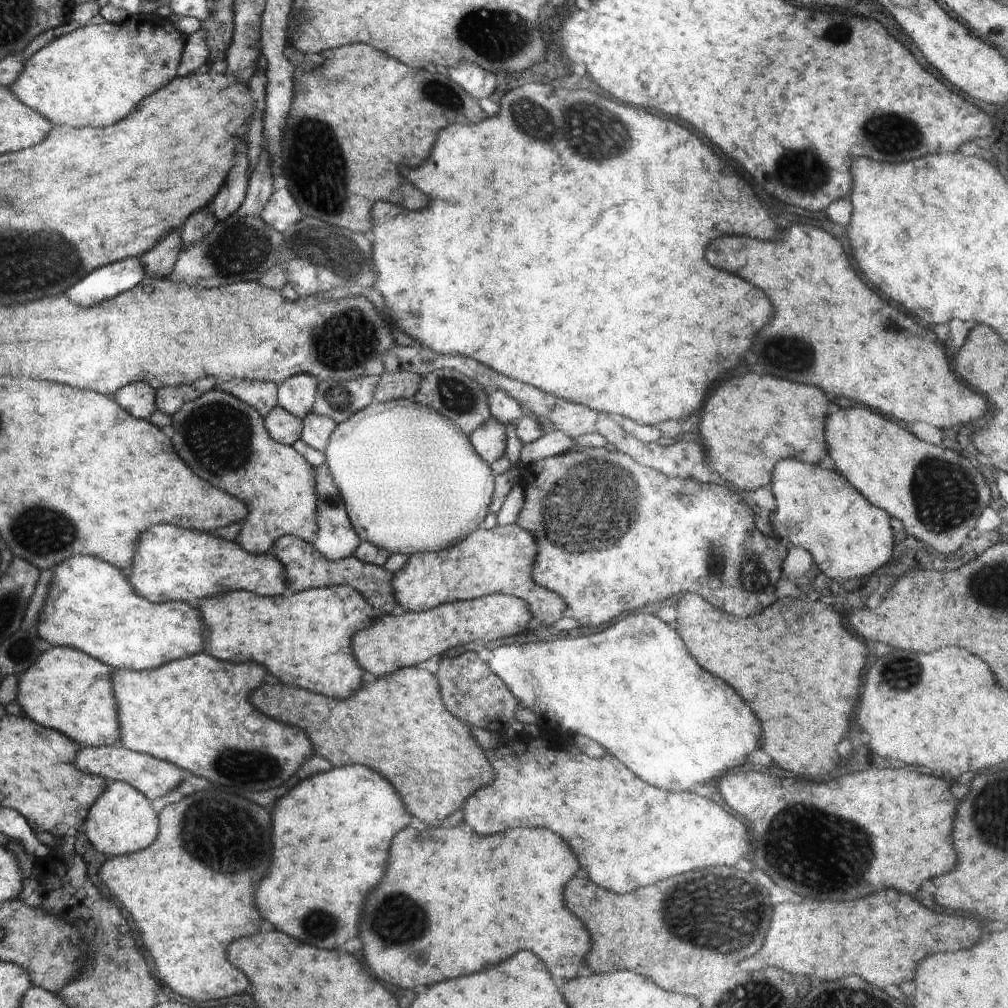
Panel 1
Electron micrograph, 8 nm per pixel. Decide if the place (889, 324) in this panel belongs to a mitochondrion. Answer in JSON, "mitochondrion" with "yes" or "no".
{"mitochondrion":"yes"}

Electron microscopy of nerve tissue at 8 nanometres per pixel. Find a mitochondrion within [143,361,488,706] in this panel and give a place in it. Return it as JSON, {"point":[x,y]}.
{"point":[217,436]}

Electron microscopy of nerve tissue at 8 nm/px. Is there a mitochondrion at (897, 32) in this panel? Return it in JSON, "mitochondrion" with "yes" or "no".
{"mitochondrion":"no"}

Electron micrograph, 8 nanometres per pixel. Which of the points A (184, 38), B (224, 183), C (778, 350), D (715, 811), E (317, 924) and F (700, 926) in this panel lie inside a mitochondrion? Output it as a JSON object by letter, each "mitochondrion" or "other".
{"A":"other","B":"other","C":"mitochondrion","D":"other","E":"mitochondrion","F":"mitochondrion"}

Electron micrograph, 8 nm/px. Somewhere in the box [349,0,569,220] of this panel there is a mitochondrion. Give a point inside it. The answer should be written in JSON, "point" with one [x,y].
{"point":[516,34]}

